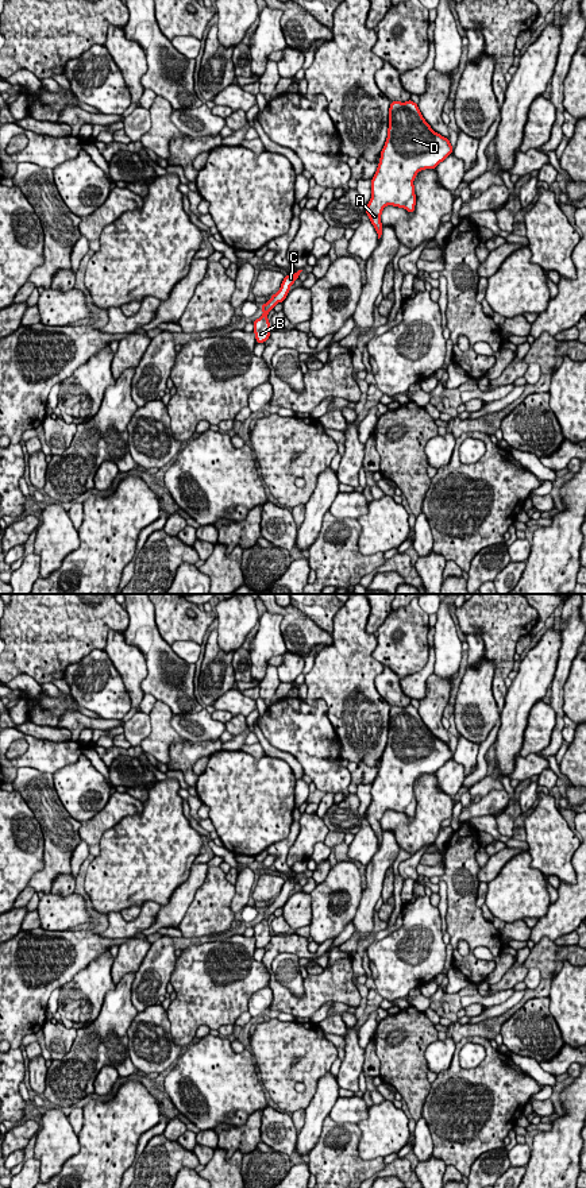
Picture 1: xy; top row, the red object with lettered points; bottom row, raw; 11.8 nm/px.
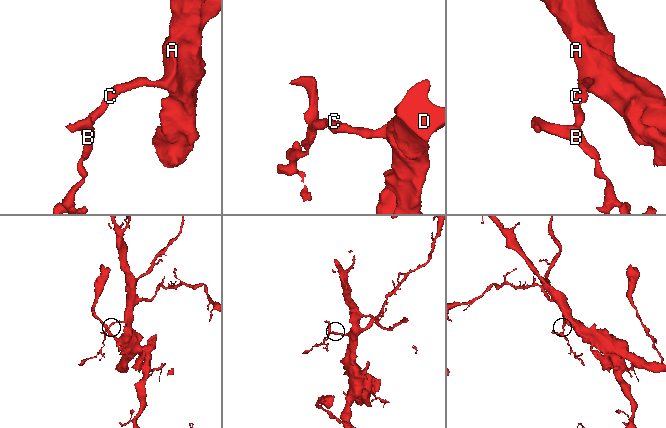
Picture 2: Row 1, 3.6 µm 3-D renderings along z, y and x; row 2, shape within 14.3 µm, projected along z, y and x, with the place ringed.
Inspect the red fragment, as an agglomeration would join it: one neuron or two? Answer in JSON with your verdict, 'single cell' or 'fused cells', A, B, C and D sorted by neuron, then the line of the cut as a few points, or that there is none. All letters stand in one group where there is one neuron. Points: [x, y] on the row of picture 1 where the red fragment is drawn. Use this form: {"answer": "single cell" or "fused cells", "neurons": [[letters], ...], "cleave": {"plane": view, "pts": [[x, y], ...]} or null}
{"answer": "single cell", "neurons": [["A", "B", "C", "D"]], "cleave": null}

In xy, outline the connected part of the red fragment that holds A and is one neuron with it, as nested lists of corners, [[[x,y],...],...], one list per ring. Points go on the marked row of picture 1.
[[[390,103],[388,138],[371,180],[371,198],[365,209],[378,239],[382,236],[383,208],[393,205],[415,212],[413,181],[417,173],[436,169],[452,151],[450,140],[431,128],[416,103]]]

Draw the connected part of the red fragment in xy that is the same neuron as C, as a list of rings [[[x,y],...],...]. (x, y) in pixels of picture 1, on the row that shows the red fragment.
[[[298,270],[293,275],[286,274],[282,284],[281,284],[279,290],[275,294],[273,294],[271,298],[266,304],[263,304],[261,306],[263,315],[259,319],[252,321],[257,343],[265,343],[270,338],[271,331],[270,331],[270,323],[269,323],[269,319],[267,319],[267,315],[271,309],[274,309],[274,306],[278,302],[284,302],[288,293],[290,292],[290,286],[298,278],[301,271],[302,270]]]

